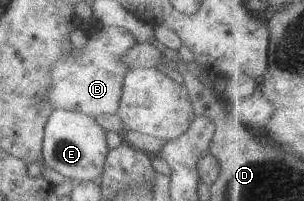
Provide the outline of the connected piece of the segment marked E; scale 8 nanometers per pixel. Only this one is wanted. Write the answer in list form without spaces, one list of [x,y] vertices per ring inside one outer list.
[[[70,110],[52,111],[44,124],[41,149],[44,165],[76,183],[99,180],[109,151],[105,133],[97,118]]]

